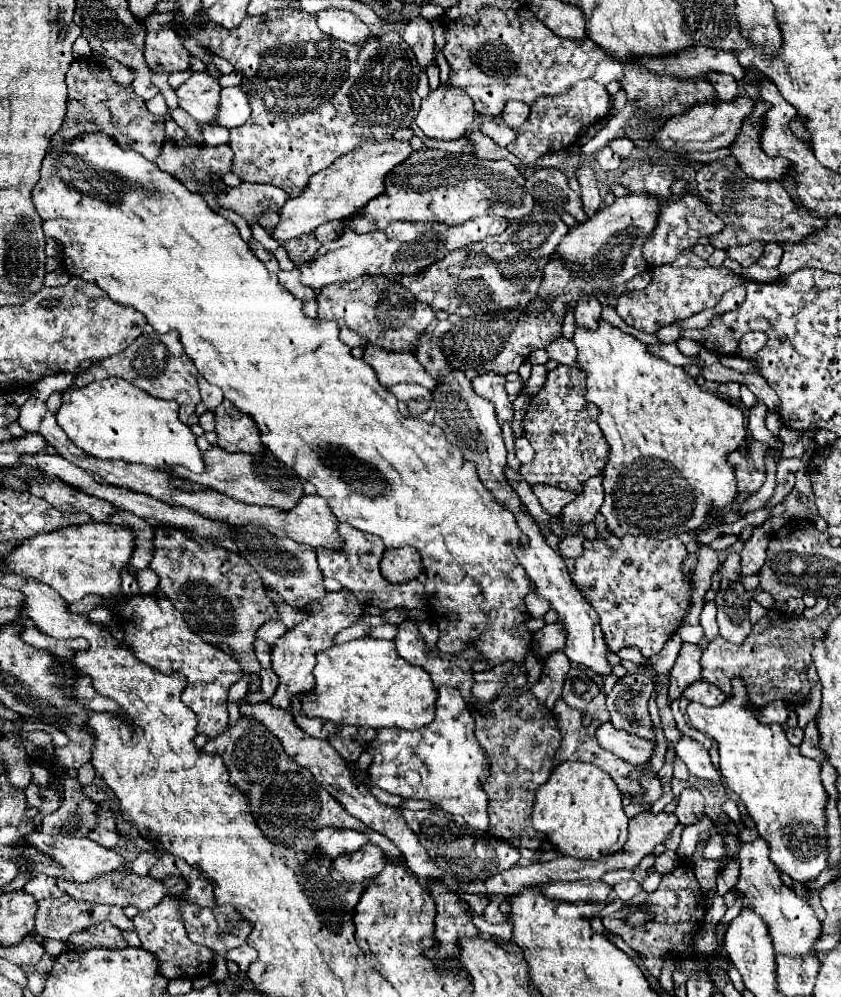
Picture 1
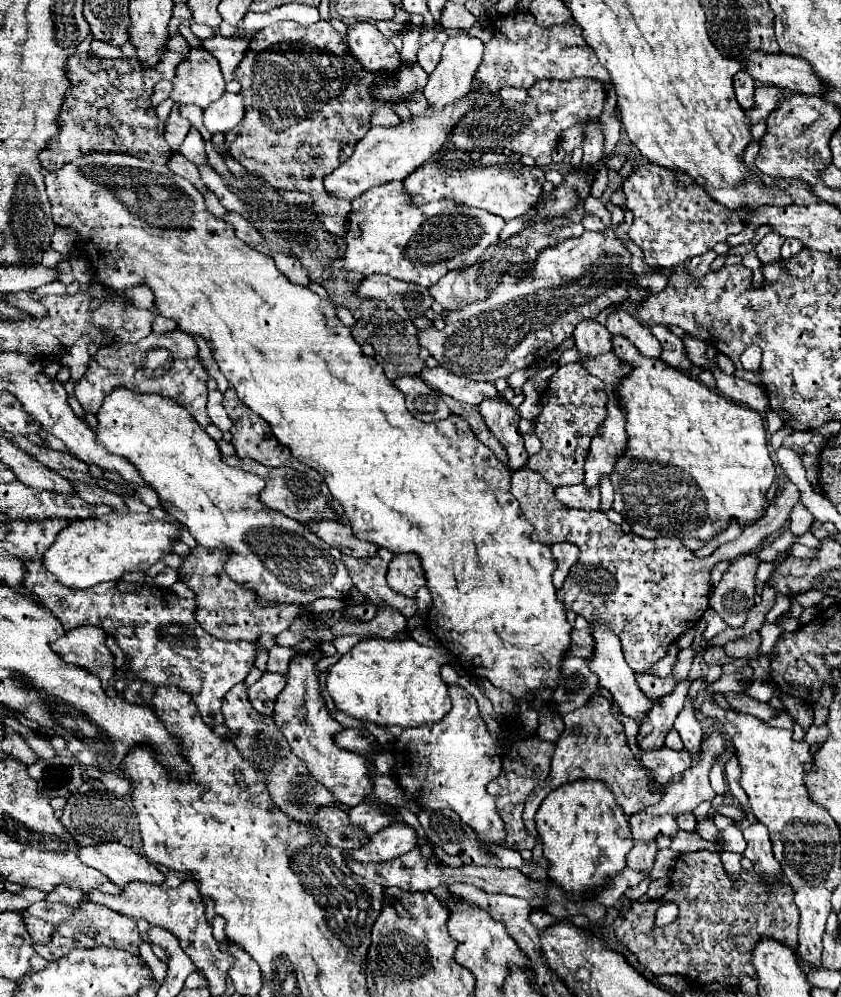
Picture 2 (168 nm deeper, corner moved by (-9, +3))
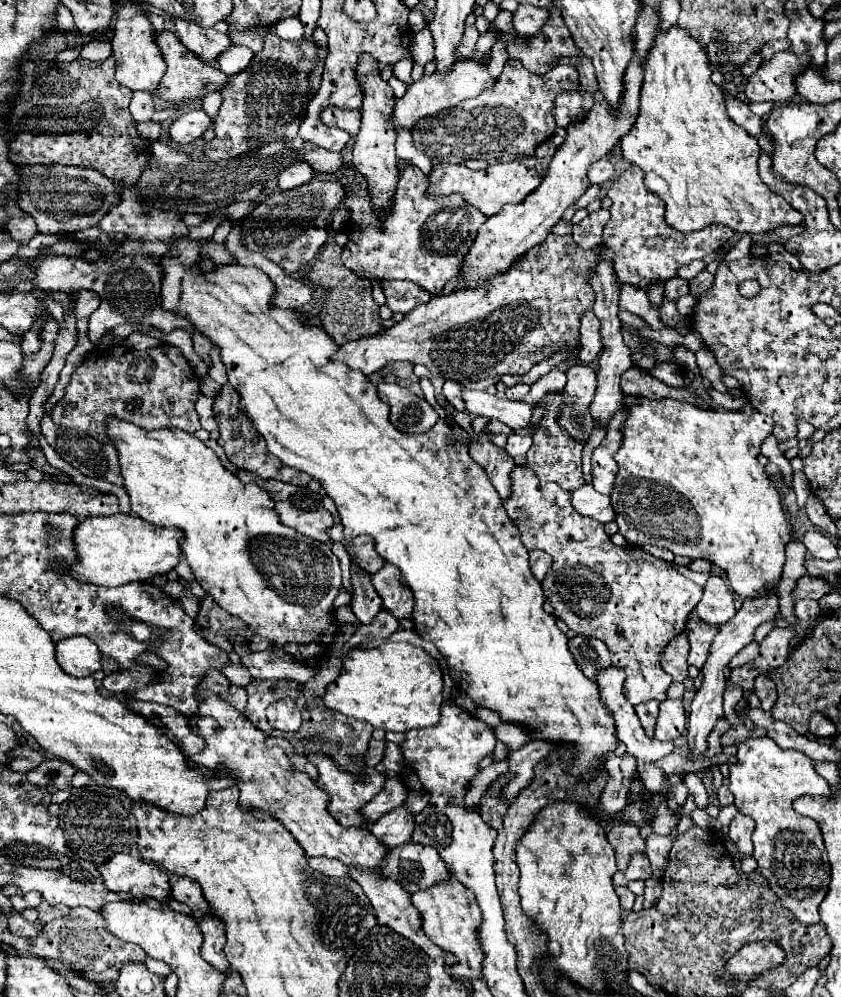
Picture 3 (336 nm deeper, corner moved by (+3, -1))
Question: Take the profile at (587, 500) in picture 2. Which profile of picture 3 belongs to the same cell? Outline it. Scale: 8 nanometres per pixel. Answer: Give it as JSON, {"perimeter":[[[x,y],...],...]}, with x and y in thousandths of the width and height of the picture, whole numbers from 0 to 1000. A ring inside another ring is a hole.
{"perimeter":[[[697,484],[697,486],[692,486],[690,490],[685,490],[680,494],[680,507],[685,507],[685,513],[690,517],[704,519],[704,521],[709,521],[713,525],[723,525],[723,523],[732,521],[732,515],[728,511],[725,498],[723,496],[713,496],[704,488],[704,484]]]}

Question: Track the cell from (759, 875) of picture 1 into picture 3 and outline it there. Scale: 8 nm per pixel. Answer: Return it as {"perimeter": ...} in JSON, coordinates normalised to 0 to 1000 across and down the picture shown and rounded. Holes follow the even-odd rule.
{"perimeter":[[[878,815],[868,825],[868,842],[875,846],[878,854],[885,858],[894,858],[894,836],[897,836],[897,823],[889,817]]]}

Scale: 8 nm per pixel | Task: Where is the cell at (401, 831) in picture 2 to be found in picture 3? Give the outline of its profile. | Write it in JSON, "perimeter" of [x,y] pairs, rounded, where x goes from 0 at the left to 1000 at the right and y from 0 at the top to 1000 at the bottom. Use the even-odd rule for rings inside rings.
{"perimeter":[[[473,809],[454,817],[447,825],[442,825],[440,834],[461,848],[461,852],[468,852],[471,848],[480,848],[488,844],[492,834],[492,817],[485,809]]]}

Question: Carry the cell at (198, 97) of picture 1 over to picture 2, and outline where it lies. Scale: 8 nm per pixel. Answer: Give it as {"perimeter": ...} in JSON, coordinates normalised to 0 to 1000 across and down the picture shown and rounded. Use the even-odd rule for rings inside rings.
{"perimeter":[[[228,49],[228,53],[212,65],[209,69],[209,77],[205,79],[205,99],[209,103],[231,103],[240,109],[245,109],[250,103],[259,101],[264,95],[266,95],[266,87],[269,87],[269,81],[264,77],[264,71],[262,71],[262,65],[259,61],[245,51],[245,49]]]}

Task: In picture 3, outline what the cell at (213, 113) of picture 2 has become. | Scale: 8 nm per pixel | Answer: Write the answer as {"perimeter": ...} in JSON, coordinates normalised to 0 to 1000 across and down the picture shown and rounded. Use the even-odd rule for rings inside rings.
{"perimeter":[[[228,109],[219,115],[214,115],[200,129],[200,143],[205,147],[224,145],[240,137],[245,127],[252,123],[252,119],[240,109]]]}

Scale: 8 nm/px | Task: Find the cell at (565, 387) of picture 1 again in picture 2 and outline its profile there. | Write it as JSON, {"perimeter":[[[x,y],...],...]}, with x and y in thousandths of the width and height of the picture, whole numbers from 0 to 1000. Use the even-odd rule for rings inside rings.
{"perimeter":[[[690,364],[668,366],[652,382],[652,390],[644,394],[642,416],[635,420],[635,434],[644,442],[642,454],[628,458],[625,468],[642,474],[656,488],[687,486],[694,482],[694,464],[702,454],[702,444],[718,424],[723,410],[723,396],[718,384],[702,376]]]}

